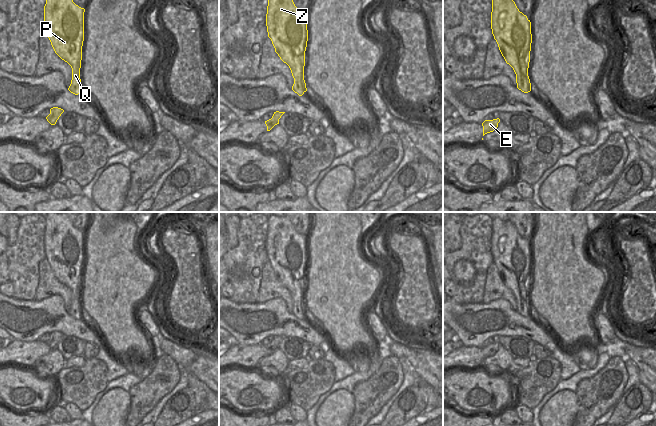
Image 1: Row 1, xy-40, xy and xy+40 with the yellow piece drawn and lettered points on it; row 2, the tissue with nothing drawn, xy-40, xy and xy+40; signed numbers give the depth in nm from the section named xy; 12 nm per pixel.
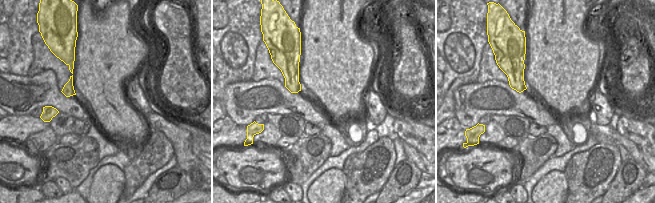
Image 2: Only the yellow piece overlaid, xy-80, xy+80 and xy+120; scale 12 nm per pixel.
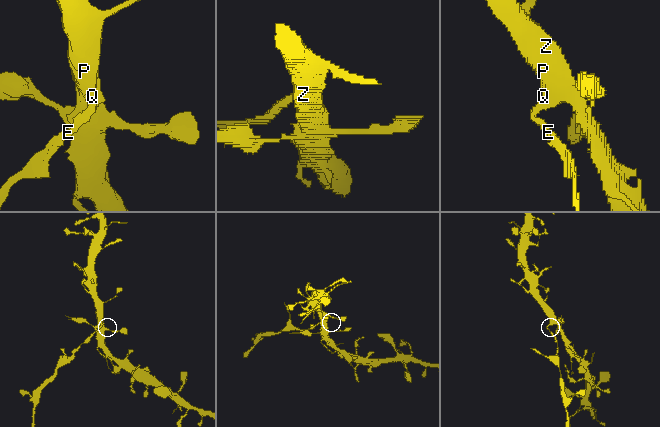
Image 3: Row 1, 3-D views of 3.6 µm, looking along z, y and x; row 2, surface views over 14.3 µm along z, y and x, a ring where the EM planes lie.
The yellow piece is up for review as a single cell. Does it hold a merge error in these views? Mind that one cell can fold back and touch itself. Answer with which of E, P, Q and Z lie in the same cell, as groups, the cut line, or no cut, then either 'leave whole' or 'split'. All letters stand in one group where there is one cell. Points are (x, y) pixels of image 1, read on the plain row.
groups E / P Q Z; cut xy (270, 343), (274, 349); split

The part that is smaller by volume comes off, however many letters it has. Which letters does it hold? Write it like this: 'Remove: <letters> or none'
Remove: E

